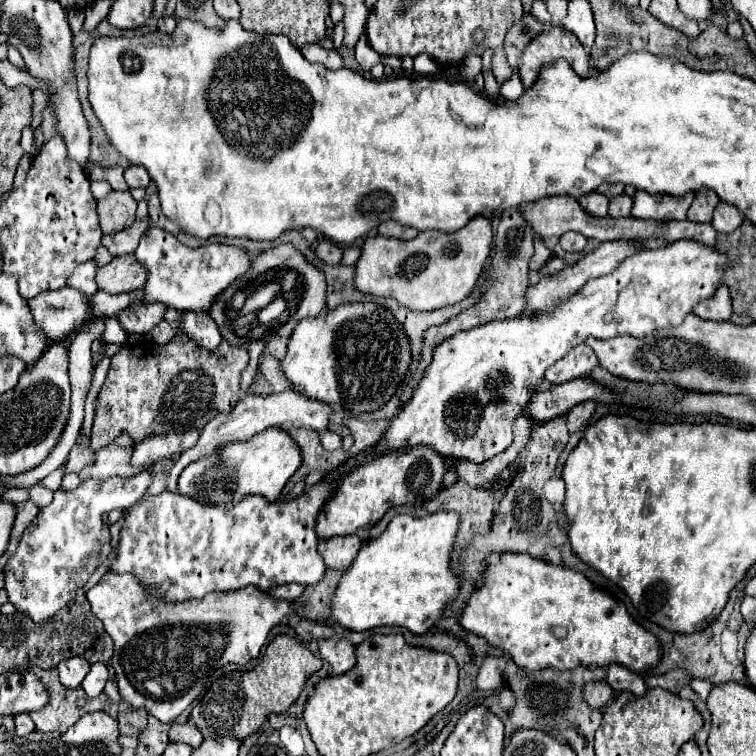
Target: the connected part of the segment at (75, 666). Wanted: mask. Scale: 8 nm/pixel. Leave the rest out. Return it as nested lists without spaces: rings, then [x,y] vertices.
[[[70,657],[58,663],[58,671],[60,671],[60,681],[66,687],[80,687],[82,679],[90,671],[90,665],[82,657]]]

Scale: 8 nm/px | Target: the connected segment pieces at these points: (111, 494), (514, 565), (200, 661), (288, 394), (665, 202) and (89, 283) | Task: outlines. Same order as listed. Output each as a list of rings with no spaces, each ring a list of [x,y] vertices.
[[[142,471],[140,475],[132,477],[110,477],[106,481],[100,479],[86,479],[80,487],[74,491],[56,491],[54,501],[48,507],[42,507],[38,517],[28,525],[24,531],[18,551],[12,555],[12,559],[6,565],[6,583],[4,589],[8,591],[10,603],[32,617],[34,623],[48,621],[58,609],[68,607],[68,603],[74,599],[76,589],[86,583],[90,573],[106,559],[110,551],[110,531],[104,523],[104,513],[112,509],[124,509],[126,505],[132,505],[136,499],[144,495],[144,491],[150,485],[150,471]]]
[[[492,553],[486,561],[486,573],[470,597],[466,609],[462,611],[460,623],[464,629],[484,637],[490,645],[500,647],[516,661],[516,665],[530,671],[544,667],[556,667],[564,671],[578,665],[608,667],[610,663],[620,663],[634,673],[642,673],[658,665],[662,657],[660,641],[642,625],[638,625],[624,605],[620,607],[616,599],[598,589],[580,571],[568,569],[564,565],[552,565],[526,553]]]
[[[108,571],[86,597],[92,613],[114,639],[114,669],[120,669],[120,695],[130,707],[144,707],[156,719],[172,723],[200,695],[206,671],[228,663],[246,665],[260,649],[274,625],[296,615],[300,601],[274,599],[258,587],[228,593],[208,593],[202,599],[164,603],[168,583],[148,591],[134,575]]]
[[[288,389],[288,391],[282,391],[282,393],[276,393],[276,395],[268,395],[268,397],[260,397],[260,395],[246,395],[242,397],[236,407],[232,407],[230,413],[224,413],[224,415],[216,415],[216,419],[212,419],[212,423],[208,423],[202,431],[200,431],[200,439],[196,441],[194,447],[186,449],[176,461],[174,465],[166,471],[166,491],[172,491],[176,493],[176,483],[178,483],[178,477],[180,473],[184,471],[186,465],[190,465],[192,461],[196,459],[202,459],[204,455],[210,455],[216,447],[228,443],[228,441],[248,441],[248,437],[272,427],[272,425],[278,425],[278,427],[284,427],[288,423],[298,423],[300,427],[308,427],[312,431],[322,431],[322,429],[328,429],[328,417],[330,417],[332,409],[330,405],[326,403],[318,403],[318,401],[312,401],[312,399],[304,399],[302,393],[294,391],[294,389]]]
[[[638,191],[634,195],[632,217],[636,219],[686,219],[686,211],[692,203],[694,195],[686,193],[680,197],[664,197],[664,195],[648,195],[646,191]]]
[[[86,261],[86,263],[82,263],[80,267],[76,267],[72,279],[68,279],[68,285],[70,285],[70,287],[76,287],[76,289],[88,293],[88,295],[94,295],[94,293],[98,291],[96,271],[98,271],[96,261]]]

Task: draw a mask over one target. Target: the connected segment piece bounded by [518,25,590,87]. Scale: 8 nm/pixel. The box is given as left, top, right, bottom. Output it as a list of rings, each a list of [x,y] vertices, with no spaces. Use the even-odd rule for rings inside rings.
[[[550,27],[542,31],[536,39],[532,39],[520,53],[518,75],[524,87],[530,87],[538,79],[538,71],[546,61],[566,59],[580,77],[588,75],[590,55],[580,45],[576,35],[565,31],[562,27]]]

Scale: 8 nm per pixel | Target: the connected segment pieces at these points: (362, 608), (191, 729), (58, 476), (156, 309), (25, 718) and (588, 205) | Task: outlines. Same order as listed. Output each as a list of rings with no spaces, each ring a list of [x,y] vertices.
[[[438,511],[426,517],[396,515],[378,539],[364,543],[356,561],[340,579],[332,601],[332,621],[352,631],[368,631],[382,625],[400,625],[416,635],[426,633],[442,617],[444,609],[462,587],[460,577],[450,567],[450,555],[456,543],[458,525],[460,515],[456,511]]]
[[[186,721],[186,723],[172,723],[172,729],[170,729],[170,741],[184,741],[184,743],[188,743],[190,747],[200,747],[200,743],[202,743],[202,733],[200,733],[200,729],[194,725],[194,723],[190,723],[190,721]]]
[[[65,463],[49,475],[47,475],[43,480],[40,481],[40,483],[53,491],[58,490],[63,477],[64,465]]]
[[[160,301],[154,303],[140,303],[138,307],[126,307],[120,309],[116,313],[118,323],[122,325],[122,329],[126,333],[138,333],[144,335],[146,331],[150,331],[154,325],[158,325],[162,321],[162,313],[164,313],[164,305]]]
[[[28,713],[16,715],[14,721],[16,721],[16,735],[18,737],[26,737],[30,731],[34,731],[34,723],[32,723],[32,719],[30,719]]]
[[[590,193],[590,195],[584,195],[578,199],[580,207],[584,211],[588,211],[590,215],[596,215],[596,217],[604,217],[608,215],[608,197],[600,195],[600,193]]]

